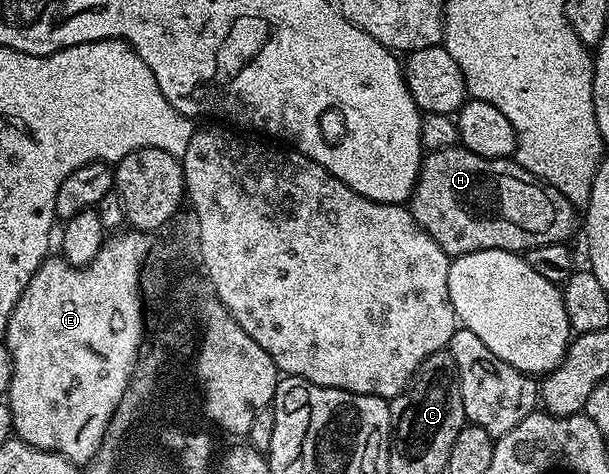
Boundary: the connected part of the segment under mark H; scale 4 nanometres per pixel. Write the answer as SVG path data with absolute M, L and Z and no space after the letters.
M445 147L439 151L429 152L423 158L418 180L414 183L408 206L414 219L451 257L476 253L480 249L500 249L525 253L549 243L569 240L574 231L574 214L576 208L549 183L537 179L528 173L513 158L489 159L467 151L465 147Z

